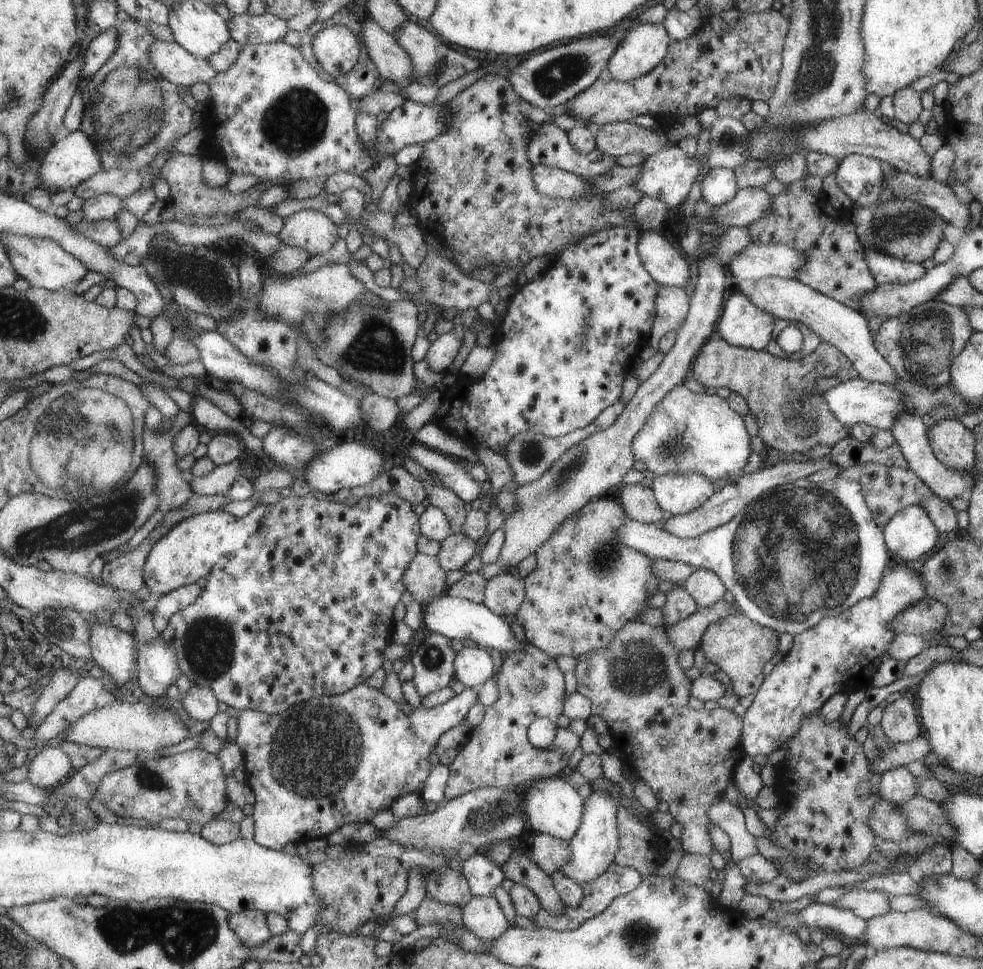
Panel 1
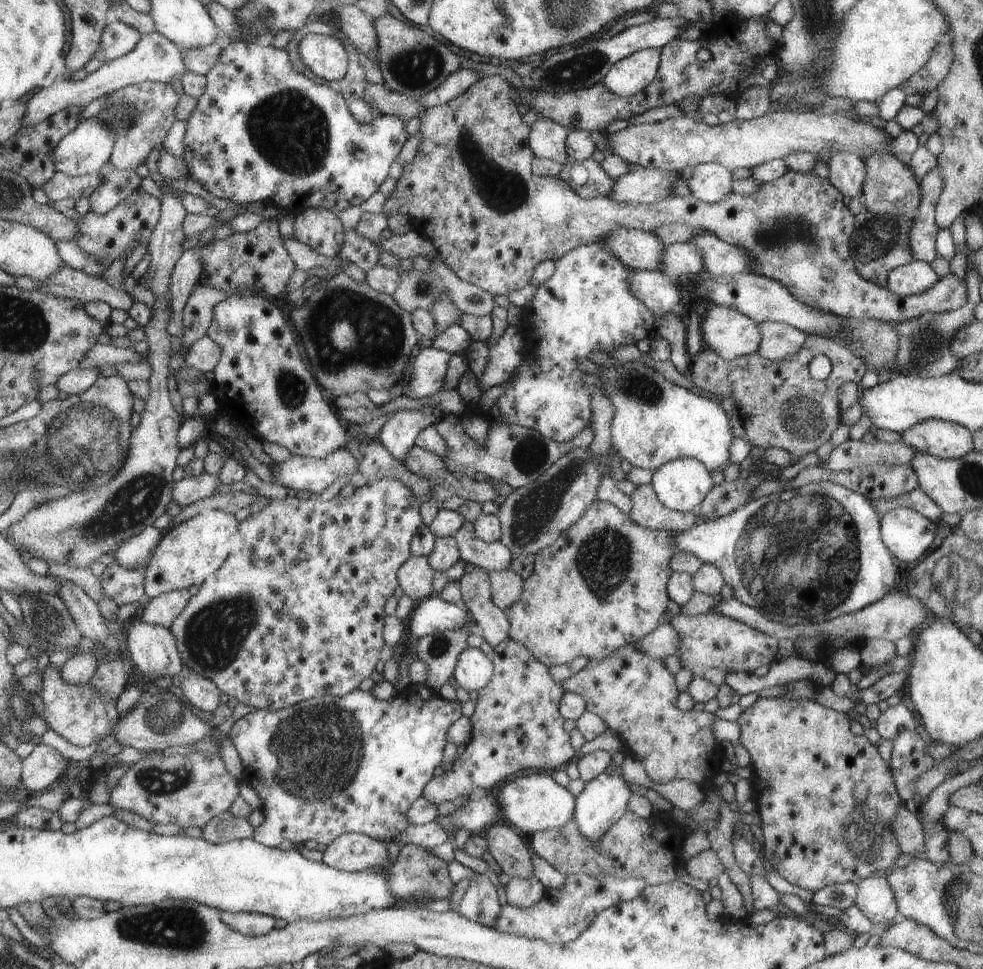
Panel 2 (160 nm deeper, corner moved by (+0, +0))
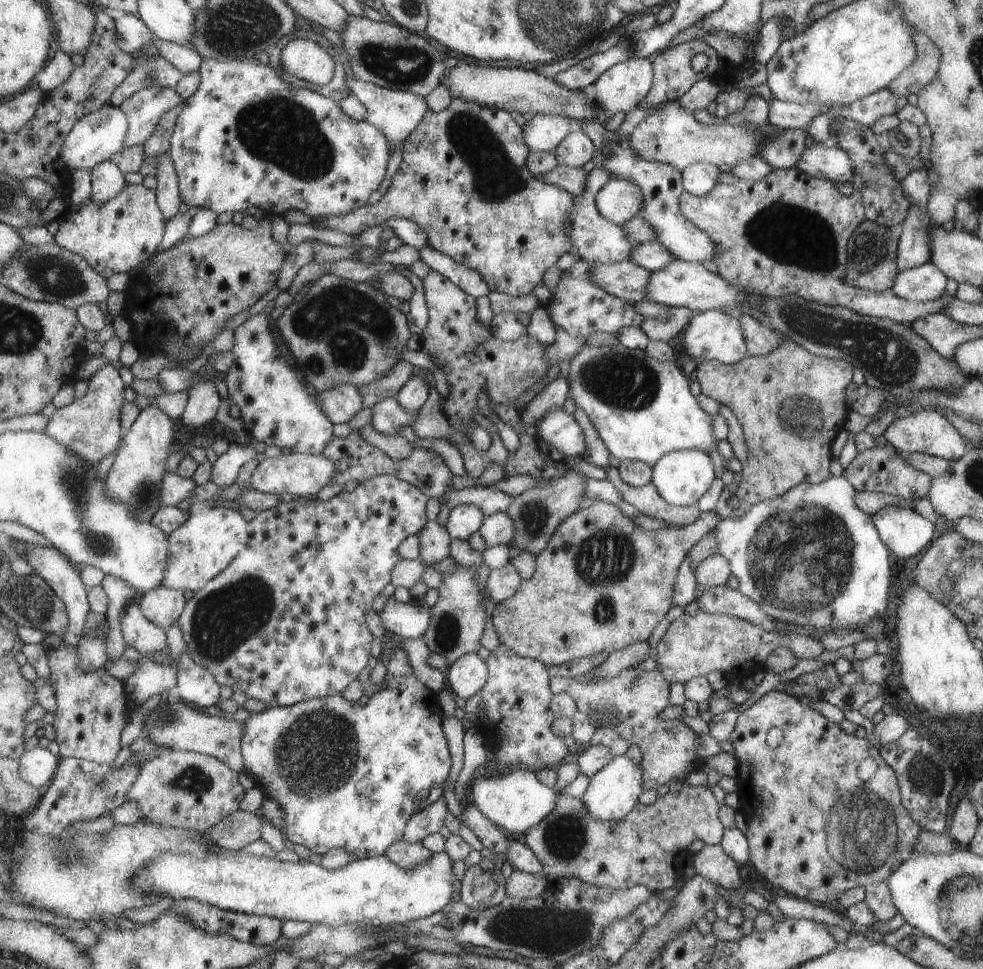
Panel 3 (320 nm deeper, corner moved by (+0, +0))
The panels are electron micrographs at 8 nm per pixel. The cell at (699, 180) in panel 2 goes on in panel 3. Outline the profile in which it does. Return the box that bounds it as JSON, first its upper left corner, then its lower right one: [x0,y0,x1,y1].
[681,162,720,196]

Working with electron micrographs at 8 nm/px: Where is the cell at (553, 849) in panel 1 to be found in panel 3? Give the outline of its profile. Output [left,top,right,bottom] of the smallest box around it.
[524,783,724,893]

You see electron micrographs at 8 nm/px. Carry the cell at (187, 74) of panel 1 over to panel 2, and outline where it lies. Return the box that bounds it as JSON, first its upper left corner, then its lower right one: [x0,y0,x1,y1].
[23,31,187,126]

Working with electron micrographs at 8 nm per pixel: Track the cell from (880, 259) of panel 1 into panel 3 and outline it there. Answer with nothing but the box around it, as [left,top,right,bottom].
[890,263,946,302]

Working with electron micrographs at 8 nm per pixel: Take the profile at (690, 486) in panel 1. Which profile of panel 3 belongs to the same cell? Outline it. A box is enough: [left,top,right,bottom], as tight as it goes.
[650,450,713,506]

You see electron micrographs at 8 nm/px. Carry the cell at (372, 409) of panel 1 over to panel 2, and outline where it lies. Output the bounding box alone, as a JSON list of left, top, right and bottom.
[333,391,382,424]

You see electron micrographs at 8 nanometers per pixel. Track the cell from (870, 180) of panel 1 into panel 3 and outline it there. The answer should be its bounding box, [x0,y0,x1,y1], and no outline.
[794,143,856,184]

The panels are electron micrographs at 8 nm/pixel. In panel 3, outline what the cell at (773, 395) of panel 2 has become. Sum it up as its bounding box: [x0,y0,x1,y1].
[695,339,851,507]

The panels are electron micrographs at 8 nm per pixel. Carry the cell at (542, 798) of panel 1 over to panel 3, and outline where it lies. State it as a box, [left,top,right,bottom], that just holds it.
[470,768,560,834]

